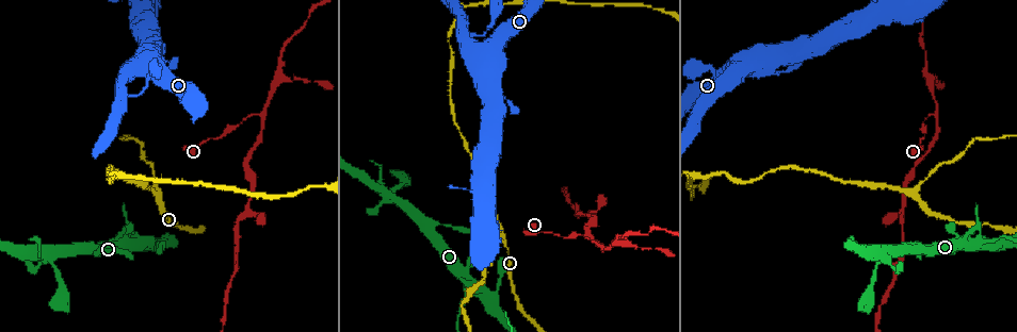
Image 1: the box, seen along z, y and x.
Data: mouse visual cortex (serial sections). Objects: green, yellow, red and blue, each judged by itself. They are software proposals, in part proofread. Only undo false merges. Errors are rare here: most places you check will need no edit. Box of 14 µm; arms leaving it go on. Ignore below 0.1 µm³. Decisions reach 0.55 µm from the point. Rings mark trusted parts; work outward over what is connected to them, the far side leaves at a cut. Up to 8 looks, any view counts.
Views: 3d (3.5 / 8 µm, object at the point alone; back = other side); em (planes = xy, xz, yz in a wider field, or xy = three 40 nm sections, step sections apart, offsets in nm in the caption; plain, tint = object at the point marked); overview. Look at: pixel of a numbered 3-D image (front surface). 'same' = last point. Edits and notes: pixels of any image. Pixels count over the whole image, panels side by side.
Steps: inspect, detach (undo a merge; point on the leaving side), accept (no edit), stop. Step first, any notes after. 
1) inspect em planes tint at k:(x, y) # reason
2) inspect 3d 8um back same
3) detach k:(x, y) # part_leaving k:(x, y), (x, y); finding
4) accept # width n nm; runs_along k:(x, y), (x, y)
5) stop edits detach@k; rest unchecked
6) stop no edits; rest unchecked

inspect 3d 8um back at 1:(556, 235) # a narrow waist

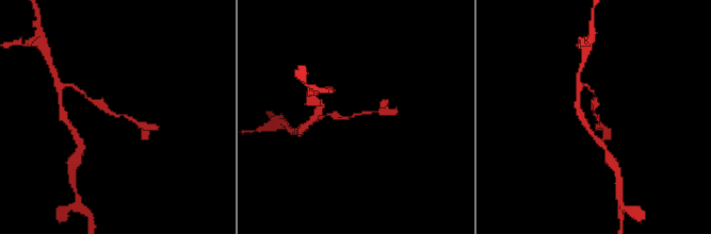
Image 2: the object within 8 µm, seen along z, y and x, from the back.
inspect 3d 3.5um at 2:(359, 115) # zoom in

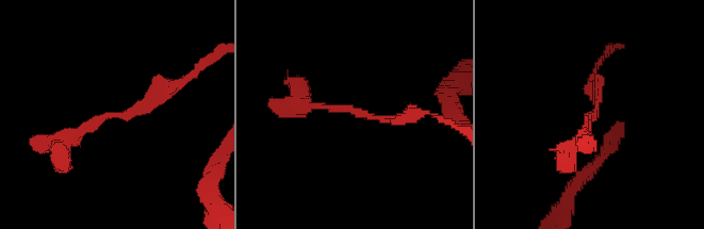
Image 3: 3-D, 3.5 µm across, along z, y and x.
inspect em planes tint at 3:(358, 110) # shape alone is not enough

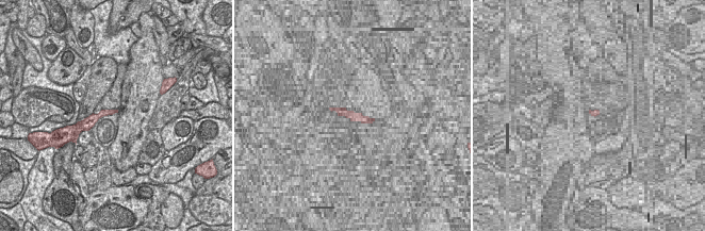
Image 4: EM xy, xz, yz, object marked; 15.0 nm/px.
accept # one cell here

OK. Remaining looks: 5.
inspect 3d 3.5um at 1:(157, 195) # three arms meet

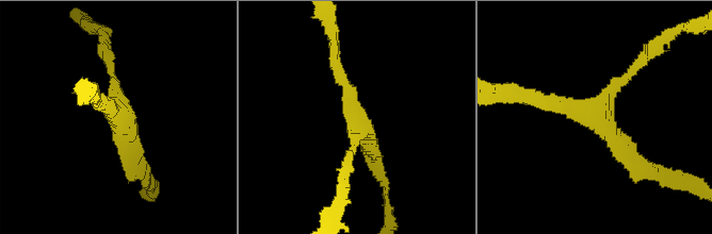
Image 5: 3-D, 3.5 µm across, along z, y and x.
inspect em xy step 2 tint at 5:(592, 115) # need the tissue

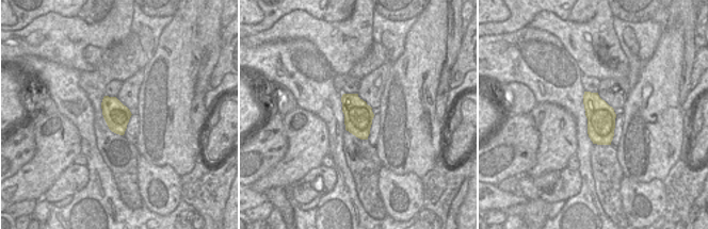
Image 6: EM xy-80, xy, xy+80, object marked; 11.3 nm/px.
accept # arms 3; runs_along 5:(638, 161), (586, 109), (532, 99); continuous, no second cell

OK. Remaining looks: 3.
inspect 3d 3.5um at 1:(262, 115) # abrupt turn

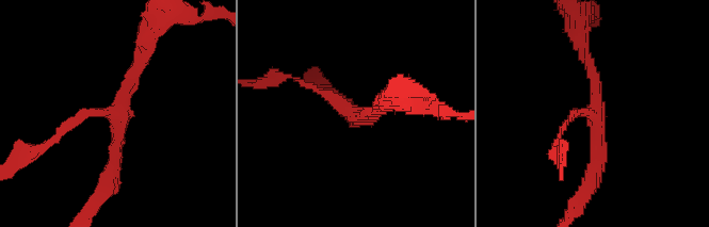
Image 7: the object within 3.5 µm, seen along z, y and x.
accept # runs_along 7:(54, 135), (84, 112), (117, 115), (107, 178); continuous, no second cell

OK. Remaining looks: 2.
inspect 3d 3.5um at 1:(116, 89) # two arms in line, one across

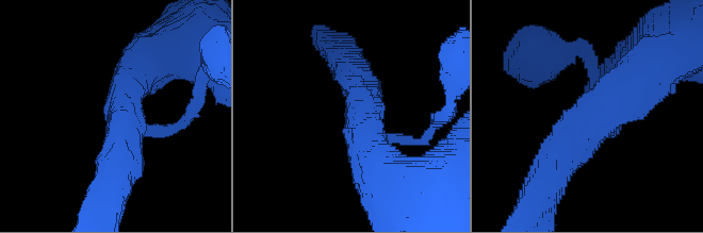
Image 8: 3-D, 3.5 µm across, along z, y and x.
inspect em xy step 1 tint at 8:(606, 112) # arms 3; arm_widths 150, 500, 700 nm

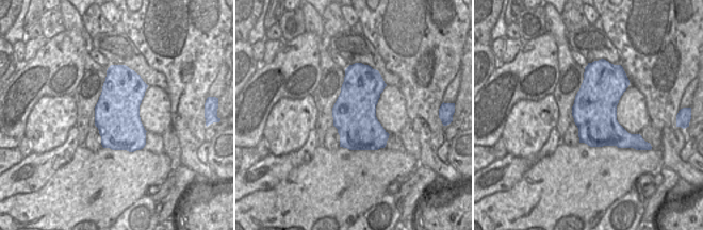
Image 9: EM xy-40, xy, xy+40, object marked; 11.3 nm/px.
accept # runs_along 8:(651, 65), (556, 166); continuous, no second cell

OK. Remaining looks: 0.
stop no edits; rest unchecked

